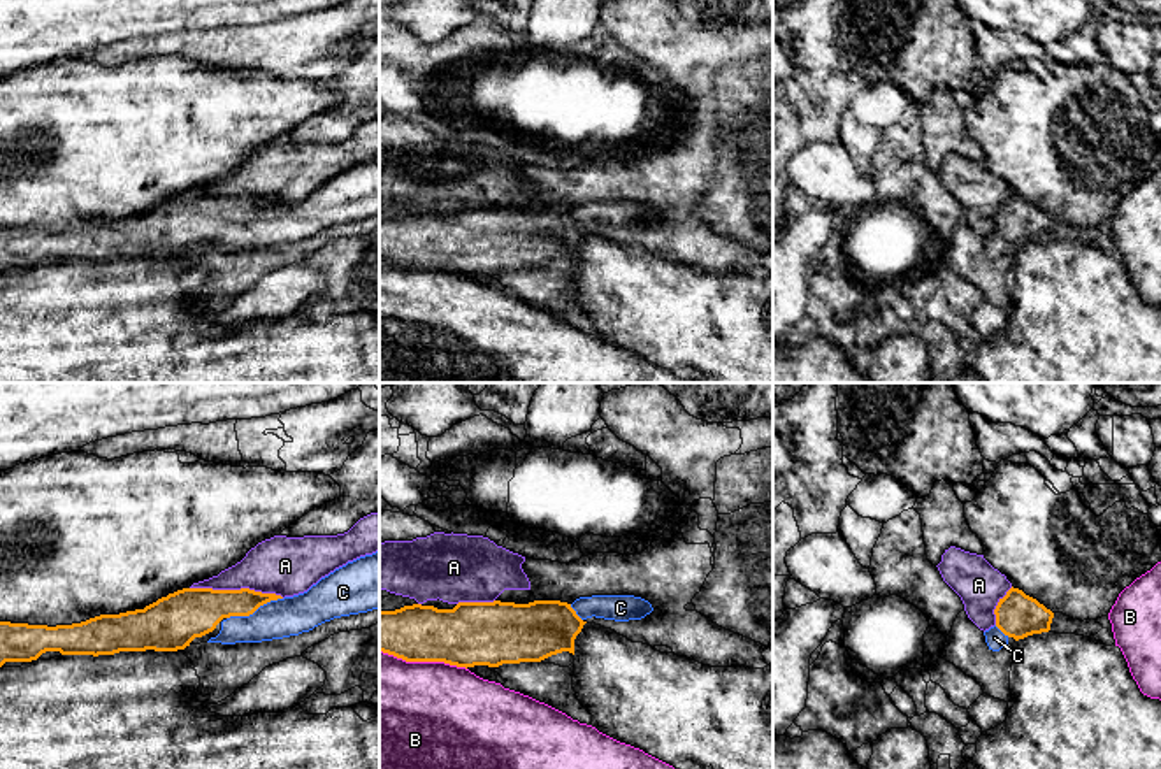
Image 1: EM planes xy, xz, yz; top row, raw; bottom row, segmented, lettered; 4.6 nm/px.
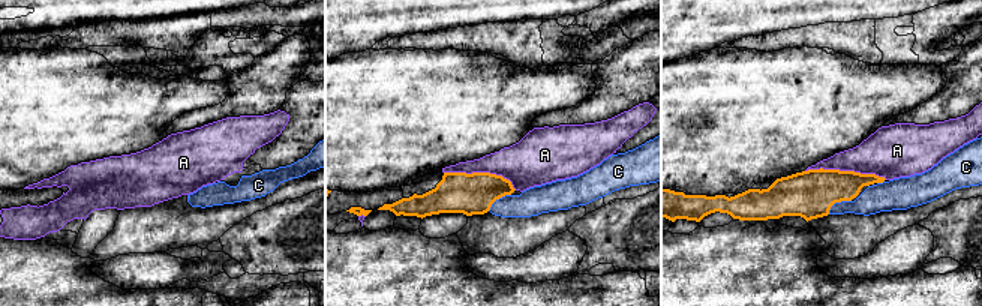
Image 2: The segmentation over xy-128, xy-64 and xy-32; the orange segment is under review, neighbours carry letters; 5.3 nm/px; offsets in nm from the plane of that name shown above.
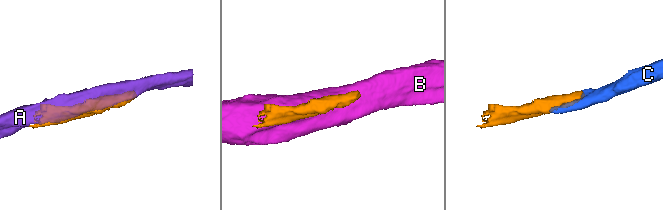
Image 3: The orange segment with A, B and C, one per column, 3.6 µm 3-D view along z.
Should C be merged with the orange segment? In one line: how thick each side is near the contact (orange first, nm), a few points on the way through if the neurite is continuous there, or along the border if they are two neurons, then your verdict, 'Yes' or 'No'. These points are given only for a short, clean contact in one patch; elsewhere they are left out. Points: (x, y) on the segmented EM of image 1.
Thickness 200 nm (orange) against 180 nm. Yes

